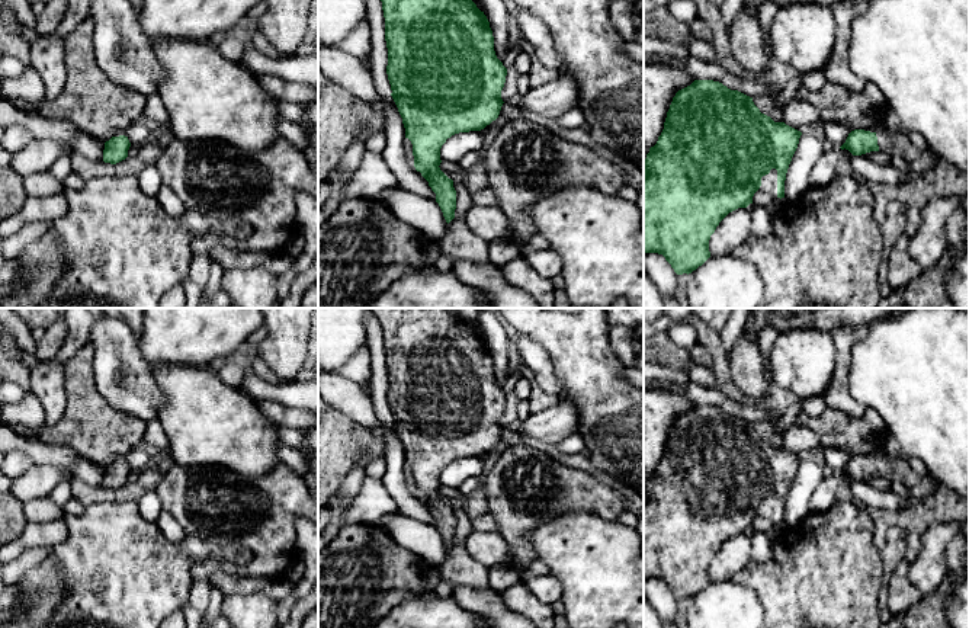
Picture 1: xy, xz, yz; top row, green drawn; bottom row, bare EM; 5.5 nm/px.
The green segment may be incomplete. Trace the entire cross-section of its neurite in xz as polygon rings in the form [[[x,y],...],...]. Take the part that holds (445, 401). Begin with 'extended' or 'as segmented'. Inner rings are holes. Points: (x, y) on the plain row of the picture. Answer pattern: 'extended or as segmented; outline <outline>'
as segmented; outline [[[369,308],[382,327],[391,422],[413,470],[414,493],[436,519],[446,548],[455,544],[453,506],[440,496],[440,474],[455,459],[481,456],[500,440],[507,394],[497,384],[484,337],[447,308]]]

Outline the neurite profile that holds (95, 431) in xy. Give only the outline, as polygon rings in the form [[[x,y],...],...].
[[[84,345],[65,365],[64,414],[49,427],[13,426],[20,436],[70,446],[103,468],[142,440],[147,423],[108,404],[94,384],[94,349]]]

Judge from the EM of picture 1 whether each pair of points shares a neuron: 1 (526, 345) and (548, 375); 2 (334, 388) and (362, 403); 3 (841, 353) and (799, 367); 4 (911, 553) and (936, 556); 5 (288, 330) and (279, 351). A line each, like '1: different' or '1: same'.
1: same
2: same
3: different
4: different
5: same

